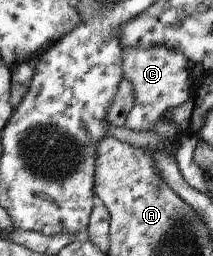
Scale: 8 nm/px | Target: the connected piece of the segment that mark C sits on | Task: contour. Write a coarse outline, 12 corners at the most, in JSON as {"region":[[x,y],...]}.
{"region":[[166,46],[123,50],[136,88],[126,128],[178,139],[166,112],[191,96],[191,64]]}

